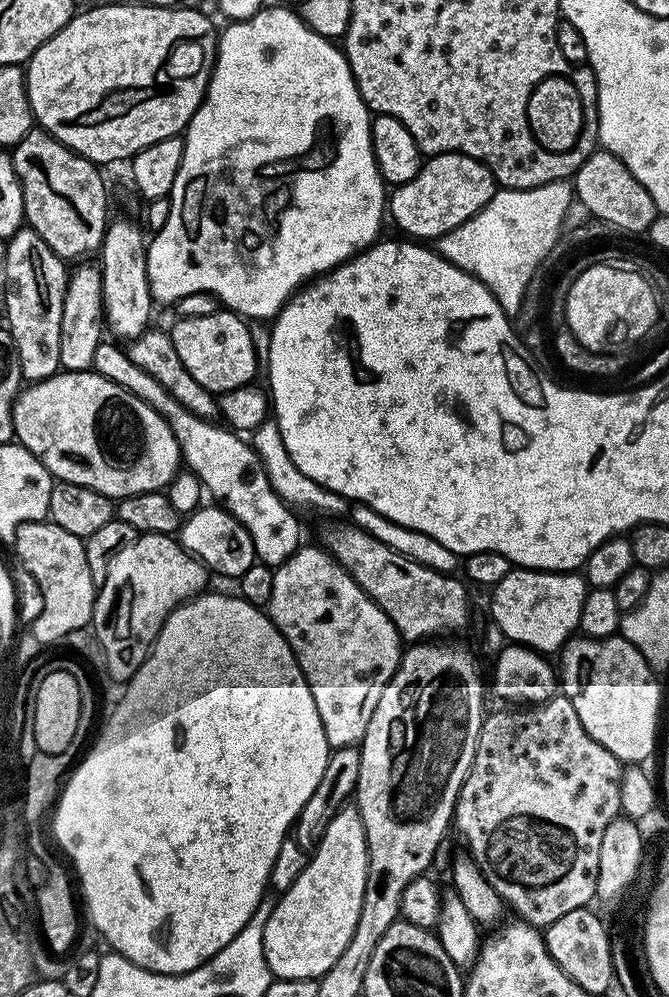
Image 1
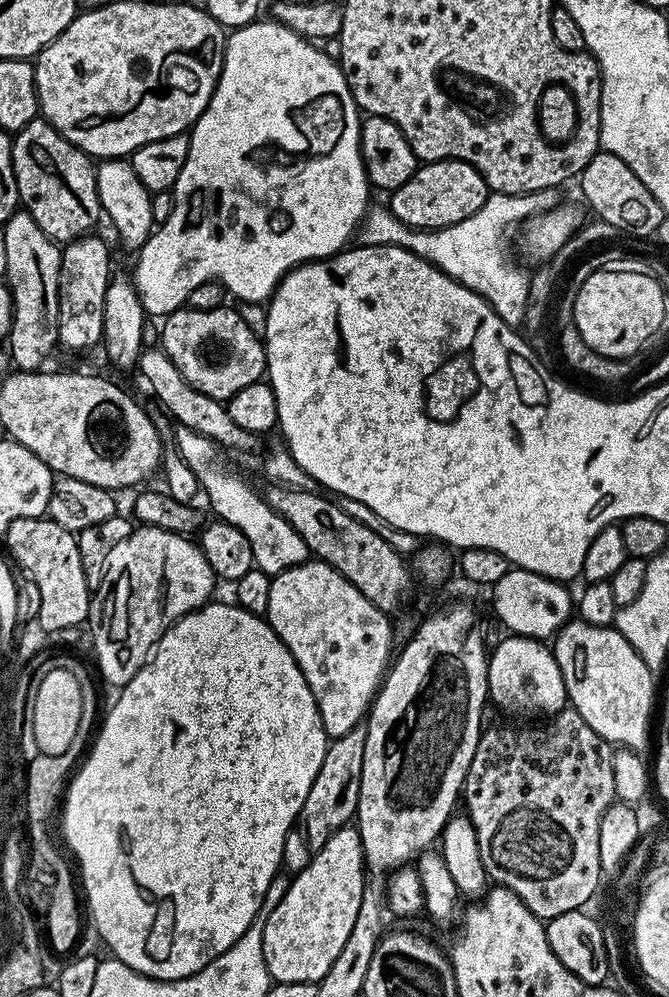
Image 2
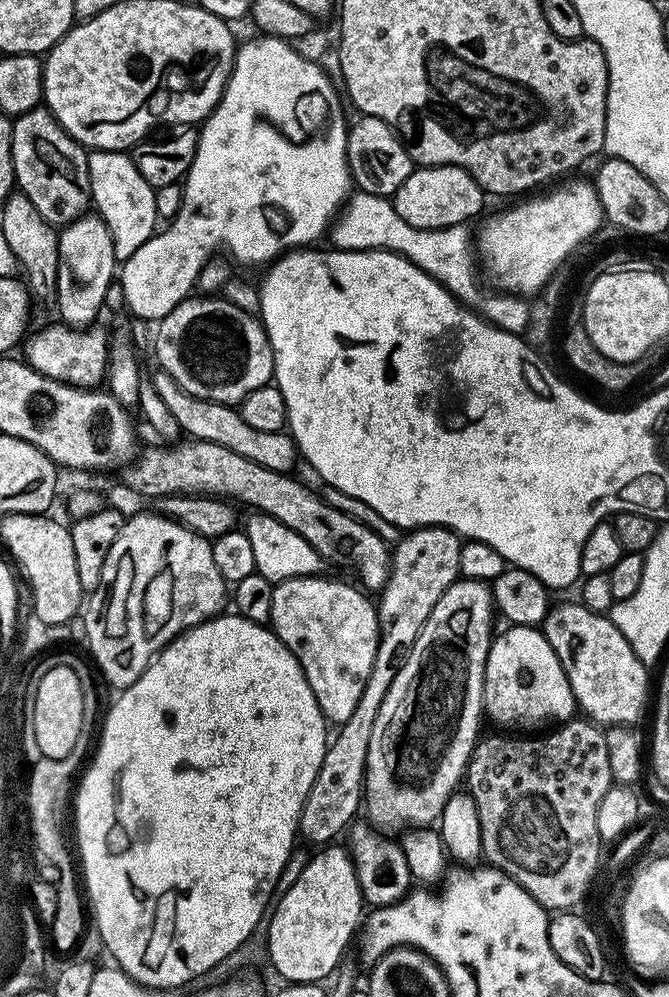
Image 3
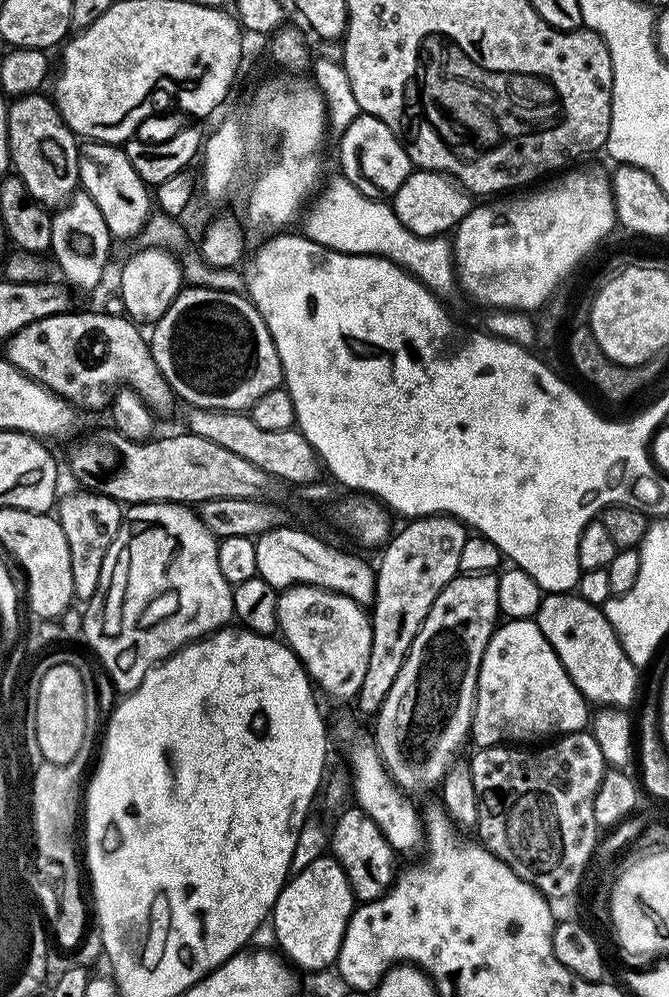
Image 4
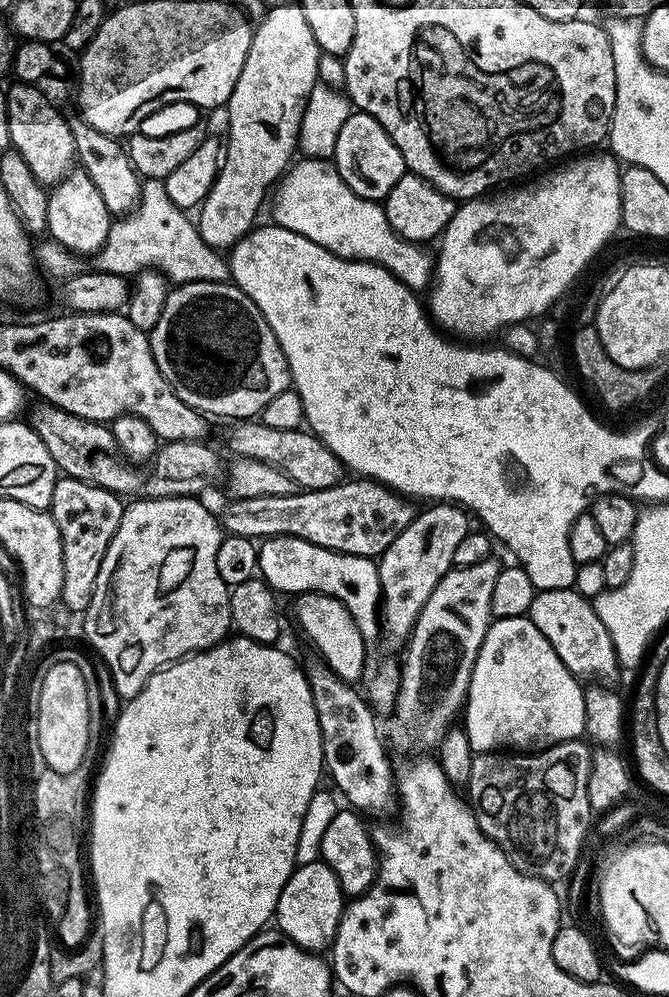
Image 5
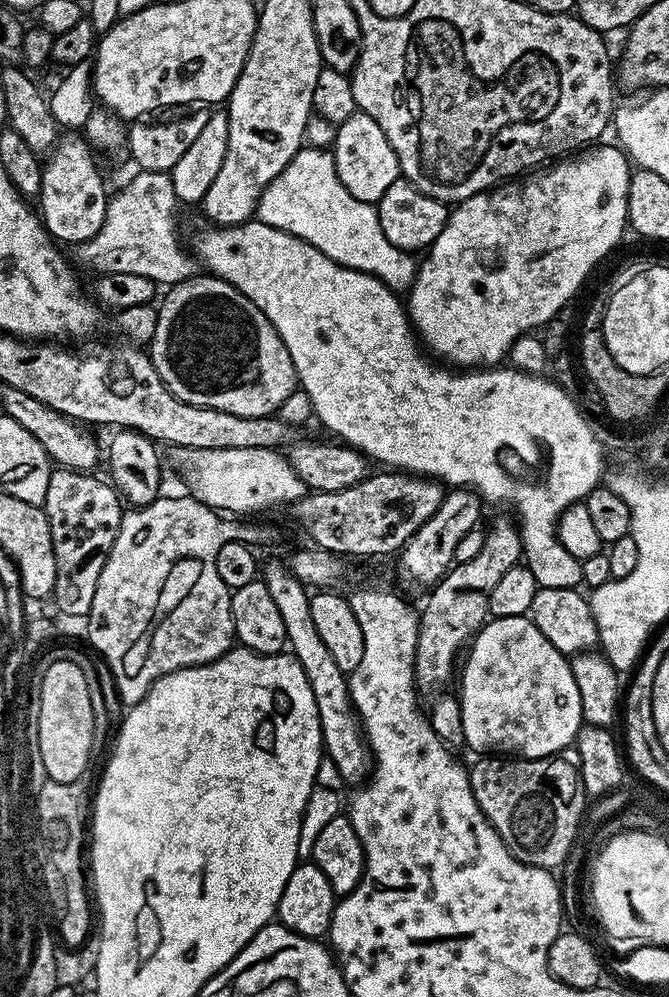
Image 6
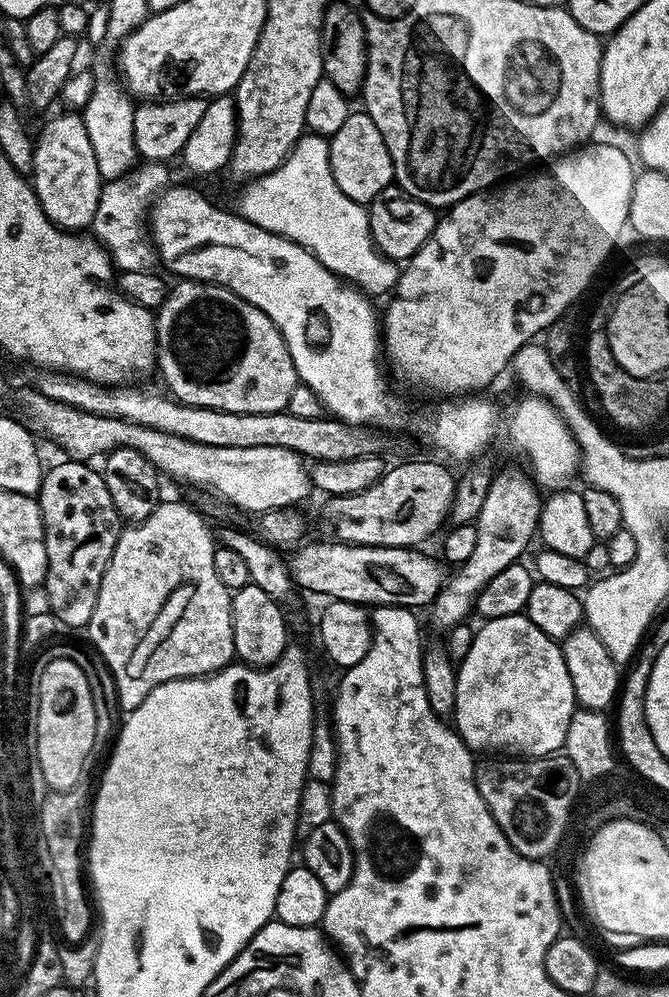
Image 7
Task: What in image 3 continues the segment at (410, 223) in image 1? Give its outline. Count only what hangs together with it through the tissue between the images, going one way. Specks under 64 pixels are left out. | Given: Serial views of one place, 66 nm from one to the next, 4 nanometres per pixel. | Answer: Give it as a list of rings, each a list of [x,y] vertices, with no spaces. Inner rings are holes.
[[[434,164],[417,167],[398,186],[394,203],[398,214],[402,214],[410,226],[418,226],[422,230],[438,230],[451,224],[472,222],[472,219],[484,208],[486,193],[478,186],[478,182],[466,170],[449,164]]]

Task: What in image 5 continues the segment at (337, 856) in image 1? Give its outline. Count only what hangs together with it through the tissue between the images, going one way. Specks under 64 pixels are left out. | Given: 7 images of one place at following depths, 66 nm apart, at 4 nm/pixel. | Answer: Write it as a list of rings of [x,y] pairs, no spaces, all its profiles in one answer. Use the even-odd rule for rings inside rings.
[[[321,859],[301,864],[293,871],[278,898],[274,924],[283,939],[292,941],[305,952],[320,954],[323,948],[325,951],[332,947],[345,903],[342,886],[338,886],[338,878],[334,878],[334,870],[330,870],[330,866],[326,866]]]

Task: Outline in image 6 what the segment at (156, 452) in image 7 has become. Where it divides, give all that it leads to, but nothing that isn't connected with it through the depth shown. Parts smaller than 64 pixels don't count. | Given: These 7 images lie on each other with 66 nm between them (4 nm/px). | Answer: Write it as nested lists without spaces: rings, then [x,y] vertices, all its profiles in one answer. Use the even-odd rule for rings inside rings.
[[[172,448],[172,460],[180,467],[184,480],[188,483],[187,491],[192,496],[221,513],[260,512],[274,504],[291,506],[306,495],[302,478],[290,466],[287,455],[274,448],[255,448],[254,450],[194,450],[193,448]]]

